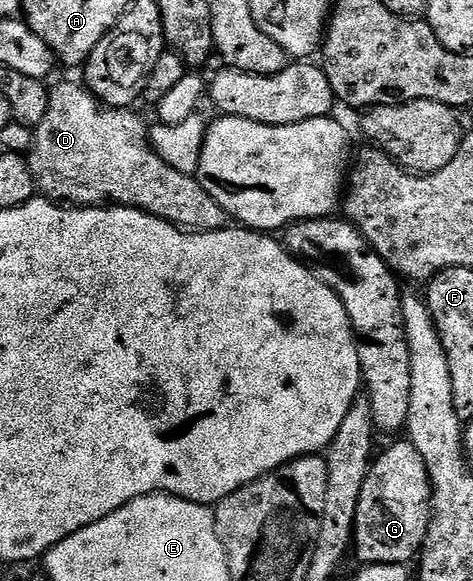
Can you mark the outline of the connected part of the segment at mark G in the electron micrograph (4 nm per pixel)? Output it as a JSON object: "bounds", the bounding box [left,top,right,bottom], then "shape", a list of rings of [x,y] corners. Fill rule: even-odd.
{"bounds":[352,439,432,565],"shape":[[[401,439],[392,445],[384,454],[377,456],[366,475],[366,483],[362,483],[362,495],[358,499],[356,526],[352,532],[354,557],[366,565],[408,565],[419,558],[424,540],[428,534],[428,524],[432,518],[432,484],[426,471],[426,463],[422,455],[412,446],[411,441]]]}

